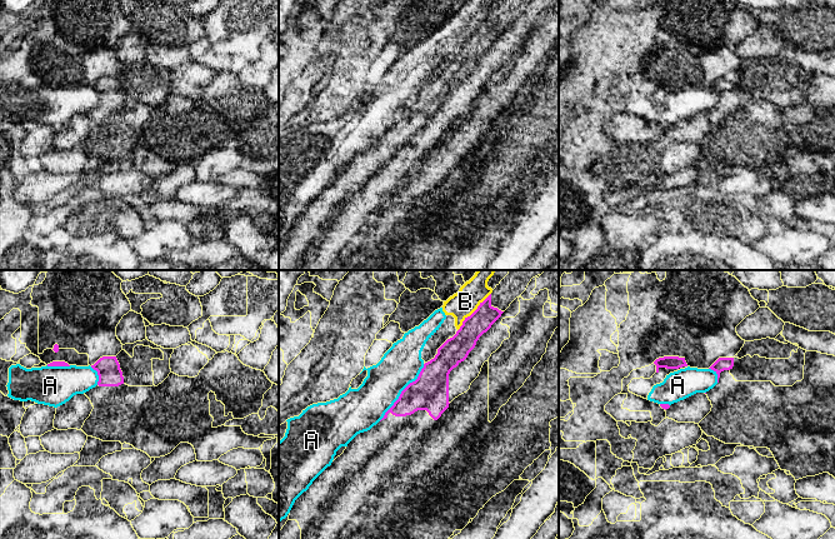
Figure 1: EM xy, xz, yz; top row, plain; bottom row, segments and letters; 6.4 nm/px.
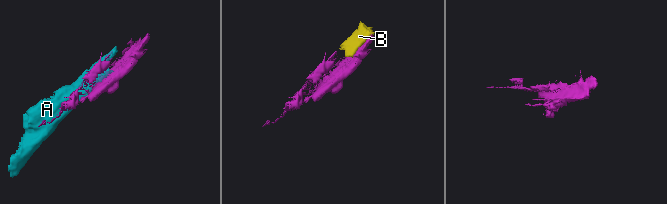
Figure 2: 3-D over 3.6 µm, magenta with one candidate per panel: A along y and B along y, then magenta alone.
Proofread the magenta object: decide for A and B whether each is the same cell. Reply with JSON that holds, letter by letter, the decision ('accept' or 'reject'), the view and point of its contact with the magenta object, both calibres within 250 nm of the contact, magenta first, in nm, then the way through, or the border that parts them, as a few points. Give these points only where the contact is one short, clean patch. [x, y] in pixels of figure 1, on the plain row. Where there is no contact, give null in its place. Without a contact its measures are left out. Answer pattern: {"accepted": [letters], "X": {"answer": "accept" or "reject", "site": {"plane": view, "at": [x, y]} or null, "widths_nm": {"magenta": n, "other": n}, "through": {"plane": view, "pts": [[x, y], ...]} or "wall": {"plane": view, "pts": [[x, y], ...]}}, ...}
{"accepted": [], "A": {"answer": "reject", "site": {"plane": "xz", "at": [401, 111]}, "widths_nm": {"magenta": 240, "other": 260}}, "B": {"answer": "reject", "site": {"plane": "xz", "at": [474, 31]}, "widths_nm": {"magenta": 150, "other": 170}}}

